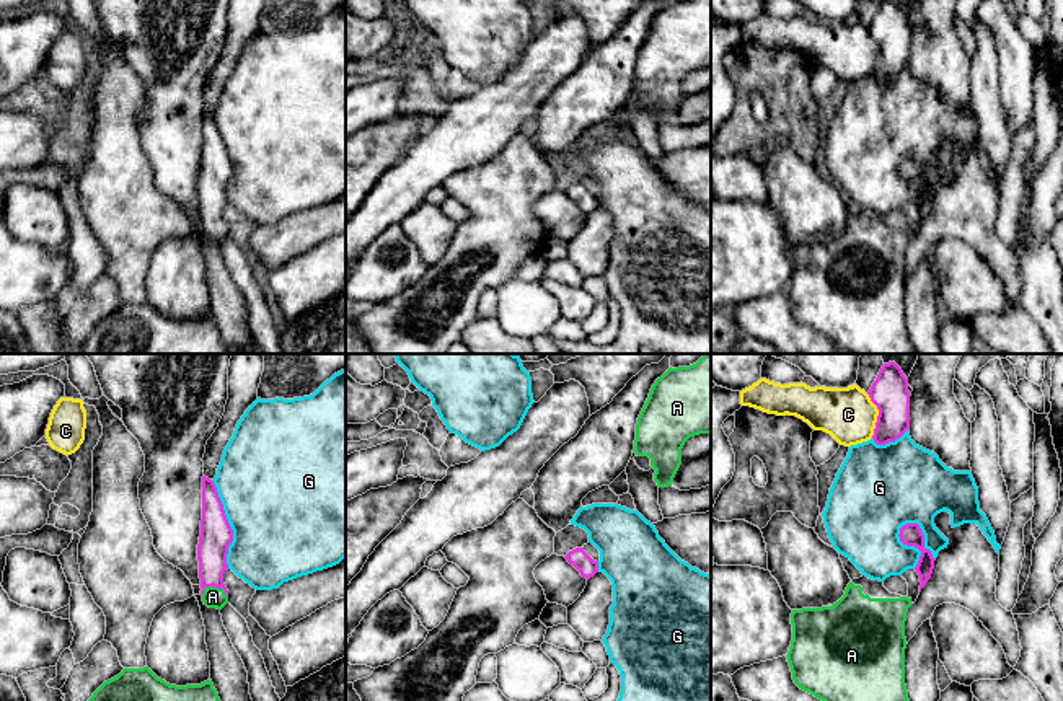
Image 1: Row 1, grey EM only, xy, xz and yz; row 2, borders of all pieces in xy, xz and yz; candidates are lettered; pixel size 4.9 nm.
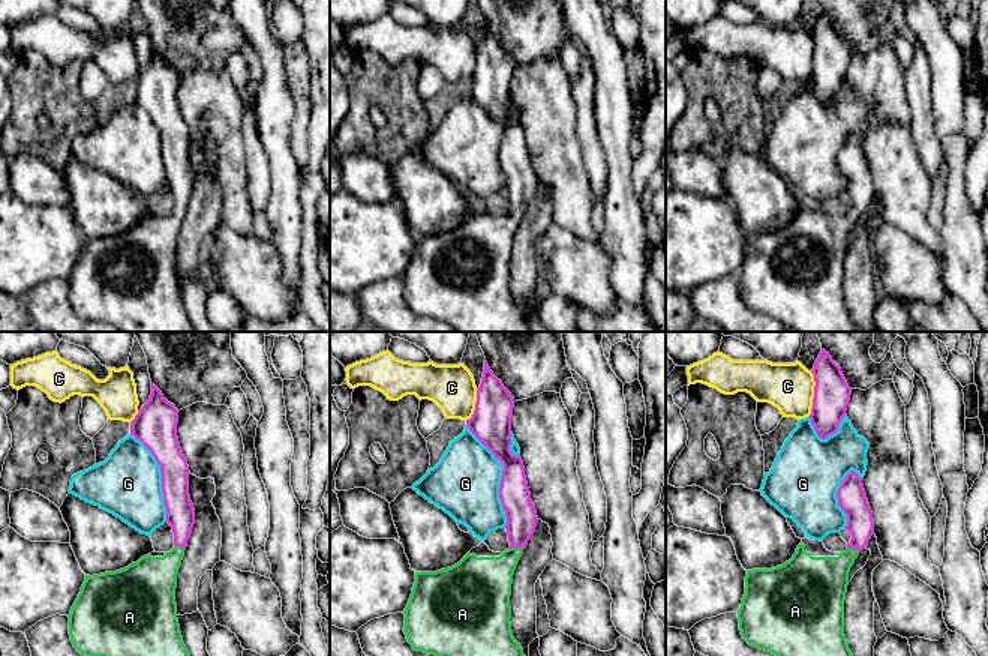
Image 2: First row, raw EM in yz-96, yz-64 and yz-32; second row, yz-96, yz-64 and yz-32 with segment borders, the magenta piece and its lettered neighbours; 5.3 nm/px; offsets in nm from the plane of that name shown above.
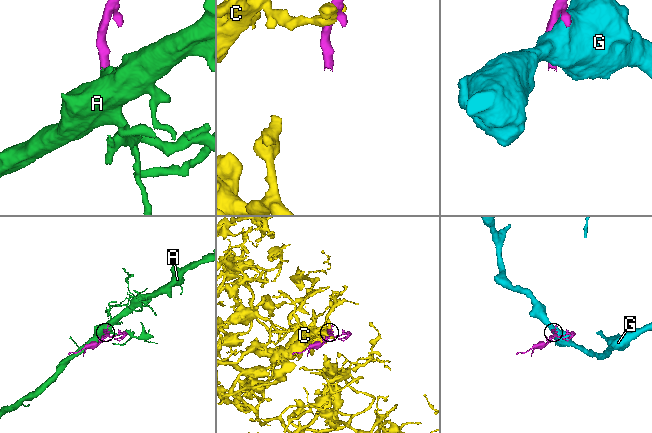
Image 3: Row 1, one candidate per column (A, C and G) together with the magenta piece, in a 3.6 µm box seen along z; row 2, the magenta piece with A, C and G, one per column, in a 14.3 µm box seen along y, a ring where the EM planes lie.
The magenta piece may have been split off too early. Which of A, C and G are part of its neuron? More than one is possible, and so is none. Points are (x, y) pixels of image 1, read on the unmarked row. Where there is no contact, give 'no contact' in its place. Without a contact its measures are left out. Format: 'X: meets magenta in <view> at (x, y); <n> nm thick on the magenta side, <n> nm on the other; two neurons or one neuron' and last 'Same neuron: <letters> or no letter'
A: meets magenta in xy at (216, 222); 160 nm thick on the magenta side, 100 nm on the other; one neuron
C: meets magenta in yz at (877, 51); 180 nm thick on the magenta side, 260 nm on the other; two neurons
G: meets magenta in yz at (923, 170); 110 nm thick on the magenta side, 360 nm on the other; two neurons
Same neuron: A

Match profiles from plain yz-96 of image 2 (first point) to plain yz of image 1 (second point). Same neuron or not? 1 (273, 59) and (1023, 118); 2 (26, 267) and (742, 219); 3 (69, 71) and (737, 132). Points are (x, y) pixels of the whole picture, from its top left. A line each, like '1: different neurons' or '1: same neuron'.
1: same neuron
2: same neuron
3: same neuron

